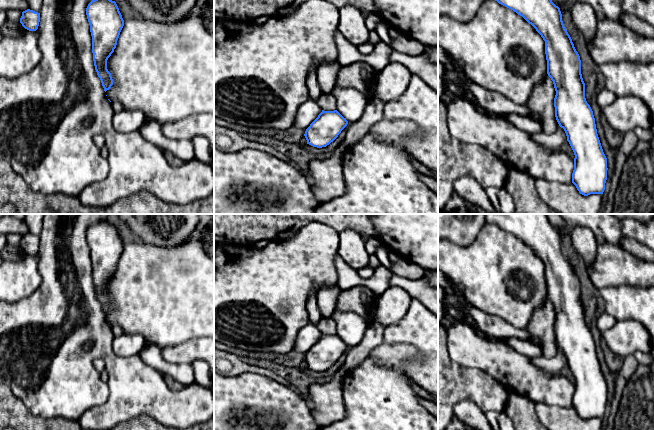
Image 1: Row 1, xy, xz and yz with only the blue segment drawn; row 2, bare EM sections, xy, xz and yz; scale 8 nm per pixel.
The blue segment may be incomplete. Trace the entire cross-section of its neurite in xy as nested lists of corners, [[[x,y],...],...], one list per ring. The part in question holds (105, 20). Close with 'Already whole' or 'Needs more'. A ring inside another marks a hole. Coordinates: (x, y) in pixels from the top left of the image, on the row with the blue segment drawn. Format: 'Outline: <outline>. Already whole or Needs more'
Outline: [[[92,0],[86,15],[92,36],[92,53],[95,70],[106,92],[113,85],[107,60],[114,52],[124,20],[115,1]]]. Already whole

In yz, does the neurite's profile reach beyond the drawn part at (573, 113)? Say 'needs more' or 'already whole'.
already whole

